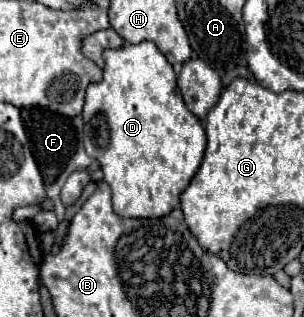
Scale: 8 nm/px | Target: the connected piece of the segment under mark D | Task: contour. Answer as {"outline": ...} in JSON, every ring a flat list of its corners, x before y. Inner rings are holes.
{"outline":[[154,42,128,44,120,48,104,50,104,76,86,88,86,102,82,110,84,118,84,146,88,156,94,156,102,170,104,180,112,188,114,212,124,218,158,218,172,212,178,206,180,194,200,168,206,132,202,122,188,110,184,98,176,86,176,74,166,56]]}

